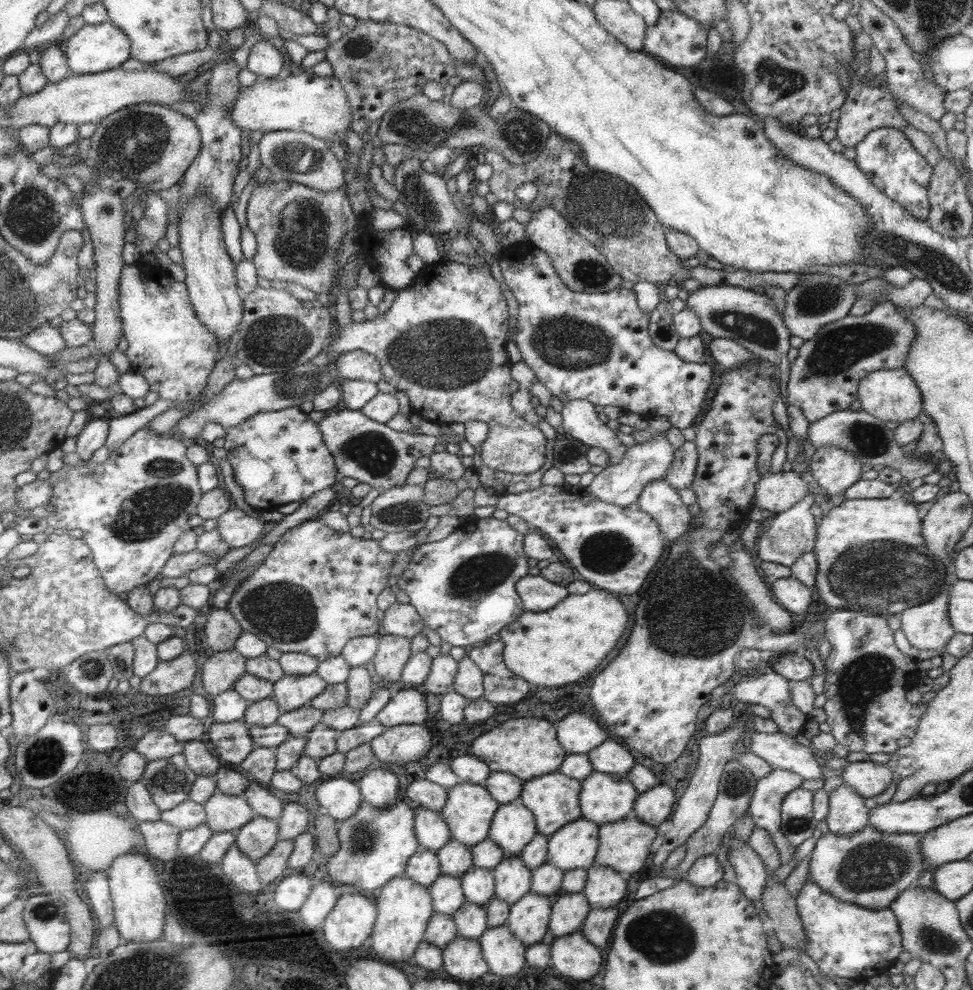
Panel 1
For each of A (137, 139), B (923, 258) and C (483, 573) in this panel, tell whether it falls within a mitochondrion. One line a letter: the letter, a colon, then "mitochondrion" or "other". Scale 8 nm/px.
A: mitochondrion
B: mitochondrion
C: mitochondrion

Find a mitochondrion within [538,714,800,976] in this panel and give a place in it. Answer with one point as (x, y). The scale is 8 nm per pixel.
(660, 936)

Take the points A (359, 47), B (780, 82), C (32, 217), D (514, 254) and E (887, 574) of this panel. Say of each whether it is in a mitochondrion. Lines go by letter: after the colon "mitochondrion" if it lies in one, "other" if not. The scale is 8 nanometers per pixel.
A: mitochondrion
B: mitochondrion
C: mitochondrion
D: other
E: mitochondrion

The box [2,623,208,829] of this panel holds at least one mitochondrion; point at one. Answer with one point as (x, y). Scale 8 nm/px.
(40, 758)

